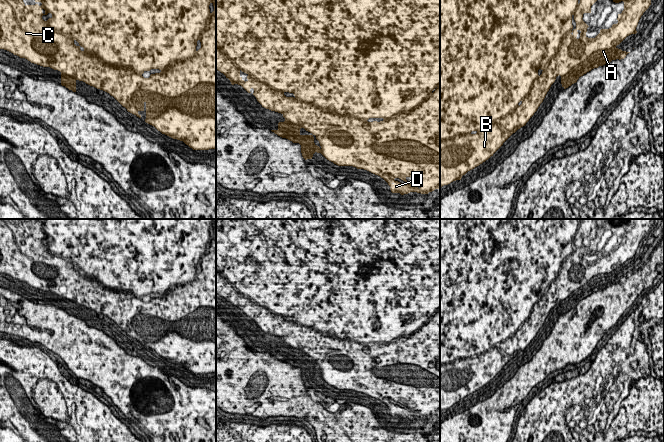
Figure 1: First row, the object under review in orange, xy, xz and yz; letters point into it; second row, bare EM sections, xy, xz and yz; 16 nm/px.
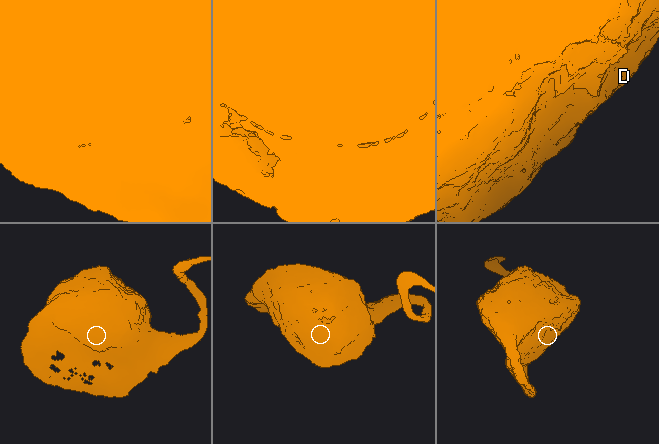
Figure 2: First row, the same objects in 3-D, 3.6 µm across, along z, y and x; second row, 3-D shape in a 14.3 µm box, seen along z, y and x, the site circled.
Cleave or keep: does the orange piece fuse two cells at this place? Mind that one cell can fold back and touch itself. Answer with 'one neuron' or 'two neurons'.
one neuron

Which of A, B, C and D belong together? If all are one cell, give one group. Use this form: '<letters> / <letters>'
A B C D

